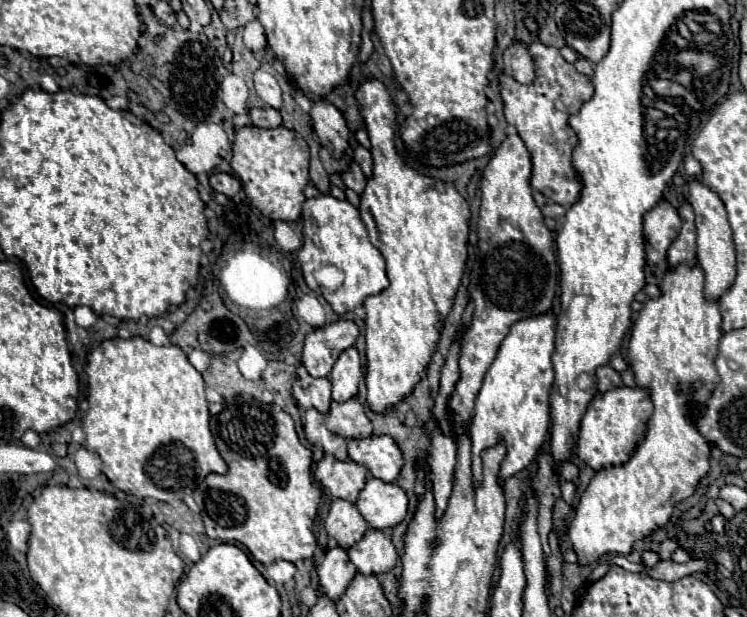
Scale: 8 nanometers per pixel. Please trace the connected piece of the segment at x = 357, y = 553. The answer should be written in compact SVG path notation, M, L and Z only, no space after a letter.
M369 528L361 542L353 544L349 550L351 562L363 574L389 572L397 562L397 550L391 536L385 530Z

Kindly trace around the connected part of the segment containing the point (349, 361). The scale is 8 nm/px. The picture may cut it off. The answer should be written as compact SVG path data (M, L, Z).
M355 348L343 350L331 370L331 384L333 384L333 400L345 402L357 394L357 386L363 378L359 352Z

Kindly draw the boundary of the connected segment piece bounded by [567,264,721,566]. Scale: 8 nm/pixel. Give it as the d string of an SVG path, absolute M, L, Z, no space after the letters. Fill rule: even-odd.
M699 264L669 266L659 284L659 290L661 296L651 298L643 304L643 310L639 312L639 318L633 324L629 340L629 366L635 372L635 382L639 386L651 388L653 414L647 420L645 436L637 442L631 458L621 466L609 466L599 470L591 478L587 490L581 494L579 506L575 508L575 516L567 528L567 538L577 554L579 566L589 566L603 554L629 554L635 540L667 524L673 506L679 500L691 496L699 478L709 472L709 444L687 422L687 414L691 412L689 402L703 402L719 382L719 374L713 366L713 358L717 356L717 344L721 338L719 304L715 300L705 298L705 272ZM695 380L701 380L703 388L699 388L691 396L679 392L679 386L691 386Z

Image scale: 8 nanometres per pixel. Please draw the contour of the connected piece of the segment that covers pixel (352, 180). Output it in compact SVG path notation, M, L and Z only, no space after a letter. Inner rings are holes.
M351 162L351 164L349 164L349 168L341 174L341 178L343 178L343 182L345 182L345 186L347 186L347 188L355 190L357 194L361 194L361 192L363 192L363 188L365 188L365 174L361 172L359 164Z

